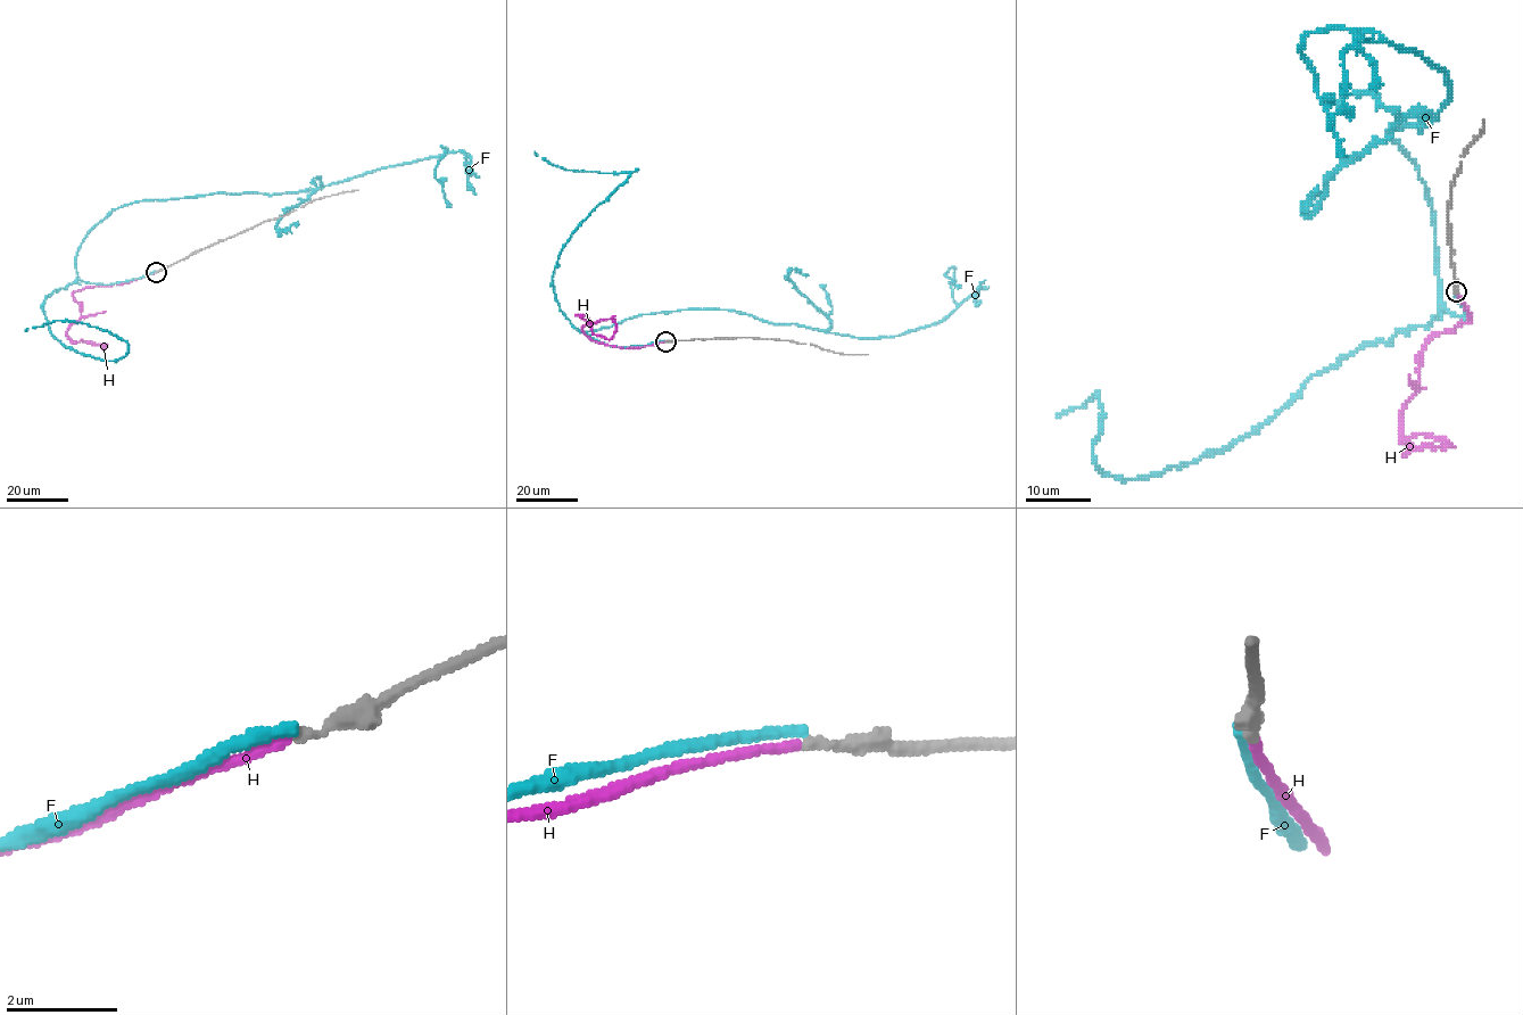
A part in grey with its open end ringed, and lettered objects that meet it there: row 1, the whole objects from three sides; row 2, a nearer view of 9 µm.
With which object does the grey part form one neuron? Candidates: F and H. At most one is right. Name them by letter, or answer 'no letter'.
H

